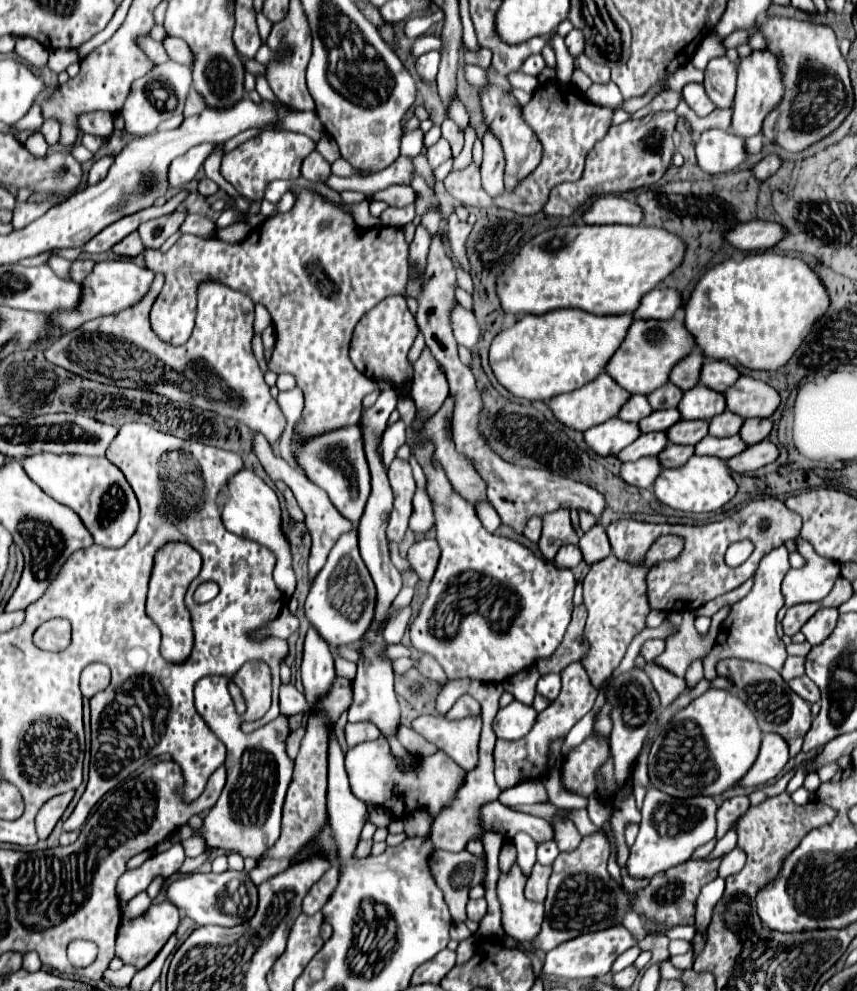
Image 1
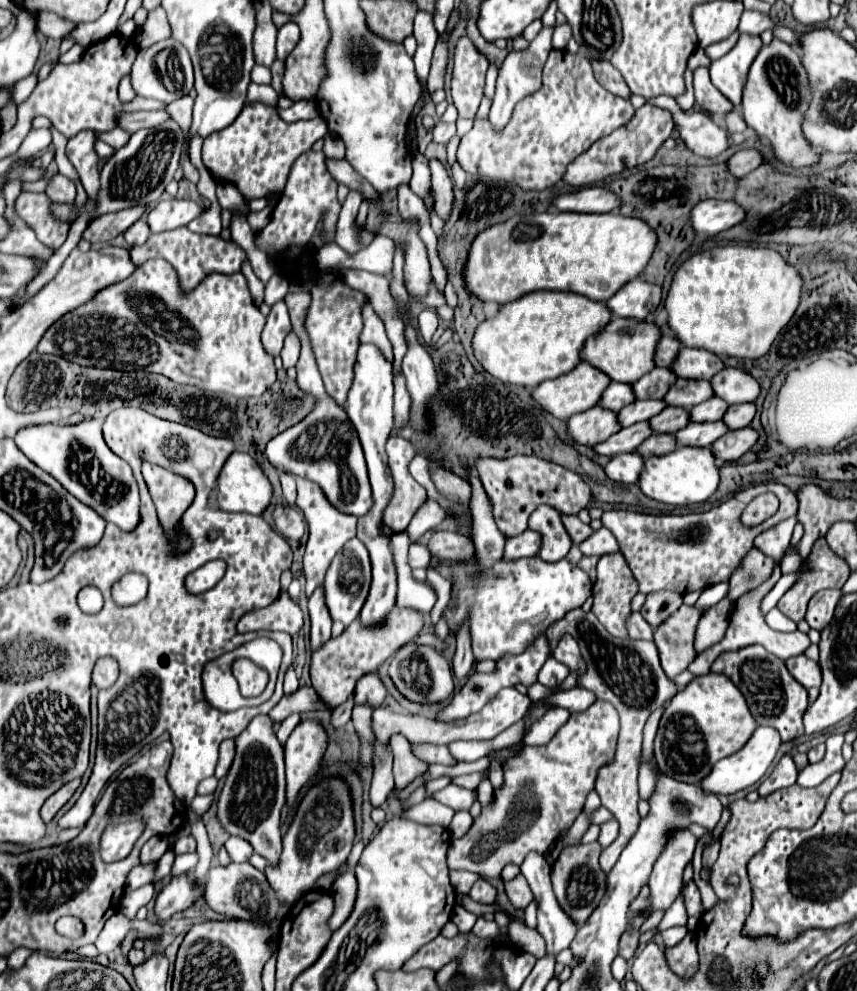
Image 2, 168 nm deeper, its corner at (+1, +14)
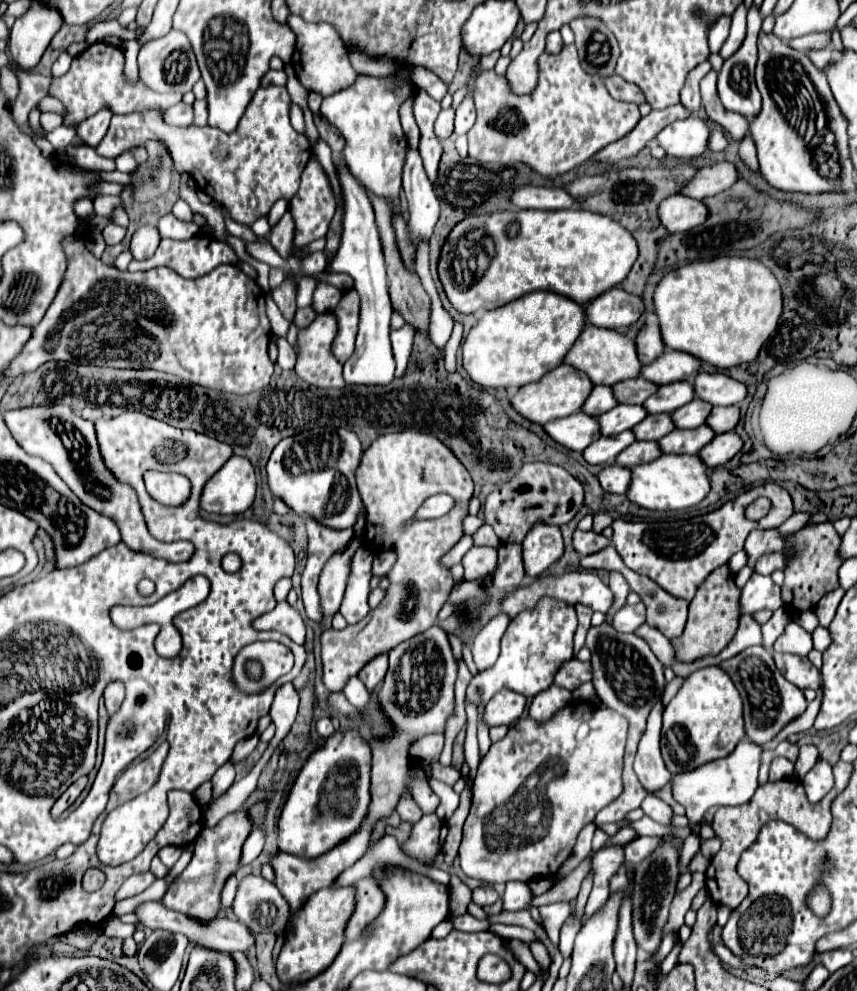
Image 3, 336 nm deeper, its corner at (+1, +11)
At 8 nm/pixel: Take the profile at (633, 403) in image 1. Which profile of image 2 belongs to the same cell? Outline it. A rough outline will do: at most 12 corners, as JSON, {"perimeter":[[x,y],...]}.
{"perimeter":[[610,381],[600,407],[618,413],[634,401],[630,384]]}

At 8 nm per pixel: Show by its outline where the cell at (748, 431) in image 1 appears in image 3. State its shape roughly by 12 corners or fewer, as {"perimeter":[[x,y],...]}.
{"perimeter":[[738,406],[714,408],[706,420],[716,434],[734,430]]}

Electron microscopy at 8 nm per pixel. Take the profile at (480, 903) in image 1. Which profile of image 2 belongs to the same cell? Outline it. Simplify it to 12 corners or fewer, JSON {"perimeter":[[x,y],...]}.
{"perimeter":[[478,879],[468,895],[478,903],[494,903],[496,889]]}

